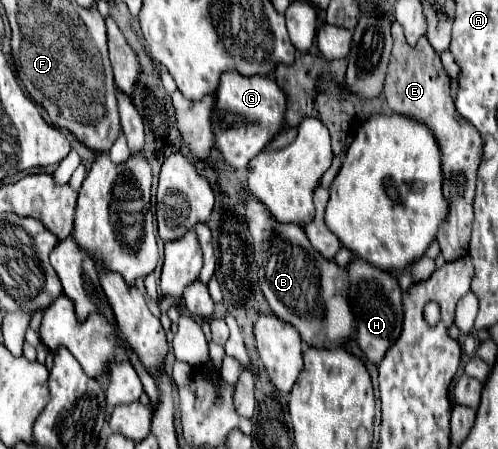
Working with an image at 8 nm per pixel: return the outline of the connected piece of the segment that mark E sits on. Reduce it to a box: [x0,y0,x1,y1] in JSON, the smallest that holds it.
[384,23,482,261]

